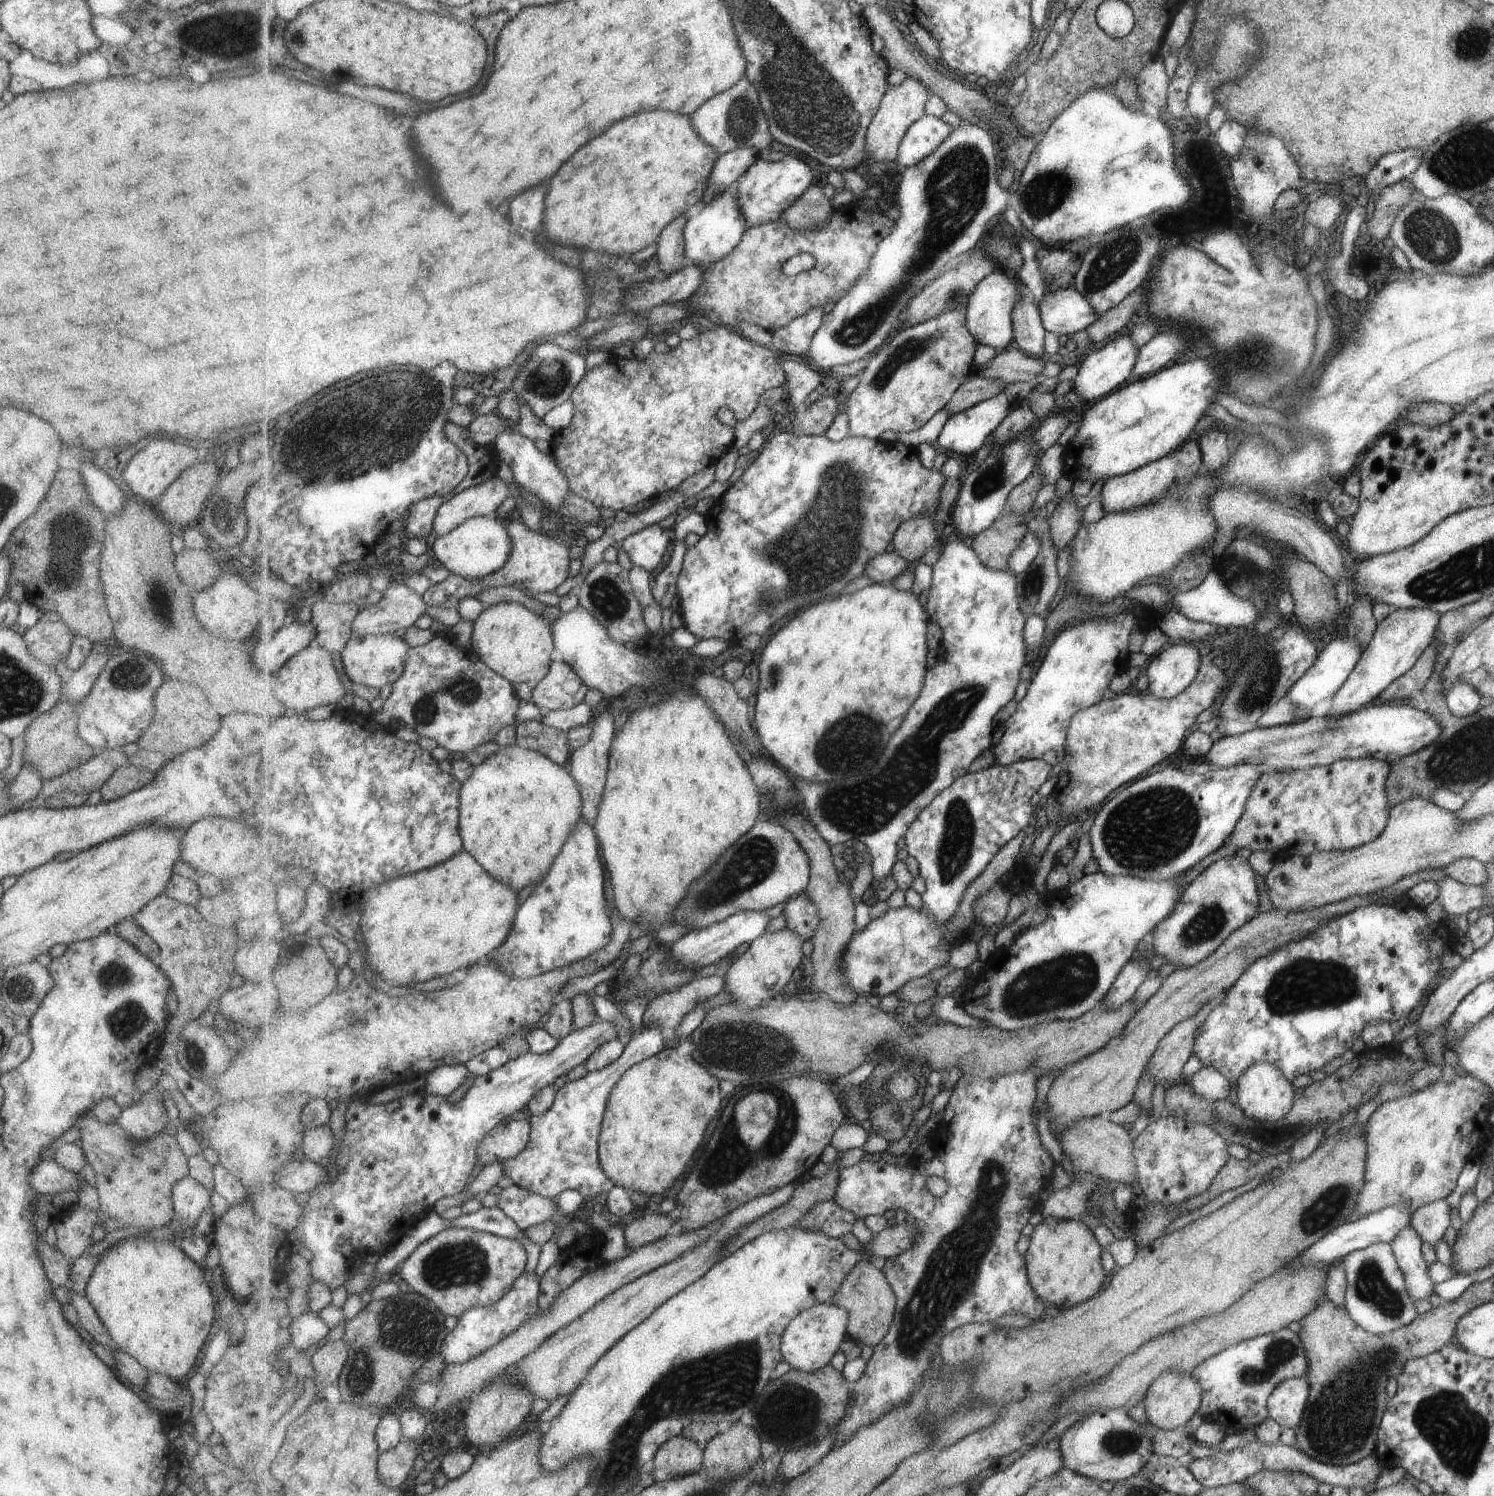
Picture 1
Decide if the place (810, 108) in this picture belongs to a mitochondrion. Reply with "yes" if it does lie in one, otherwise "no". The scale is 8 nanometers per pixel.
yes

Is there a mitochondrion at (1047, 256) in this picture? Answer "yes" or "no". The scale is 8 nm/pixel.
no

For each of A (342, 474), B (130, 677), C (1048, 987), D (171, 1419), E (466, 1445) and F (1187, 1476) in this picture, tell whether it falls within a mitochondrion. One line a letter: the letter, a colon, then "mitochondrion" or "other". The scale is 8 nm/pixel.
A: other
B: mitochondrion
C: mitochondrion
D: other
E: other
F: other

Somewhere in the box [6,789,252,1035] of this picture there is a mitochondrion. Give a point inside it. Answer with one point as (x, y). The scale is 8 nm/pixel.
(113, 976)

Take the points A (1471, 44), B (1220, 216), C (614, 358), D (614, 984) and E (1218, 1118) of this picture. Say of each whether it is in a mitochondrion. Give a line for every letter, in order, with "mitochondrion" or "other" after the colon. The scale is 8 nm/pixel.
A: mitochondrion
B: other
C: other
D: other
E: mitochondrion

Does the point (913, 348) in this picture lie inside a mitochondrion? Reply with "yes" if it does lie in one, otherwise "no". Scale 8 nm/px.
yes

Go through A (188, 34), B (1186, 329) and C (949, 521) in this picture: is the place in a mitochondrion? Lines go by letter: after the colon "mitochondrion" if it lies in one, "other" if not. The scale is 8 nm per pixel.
A: other
B: other
C: other

